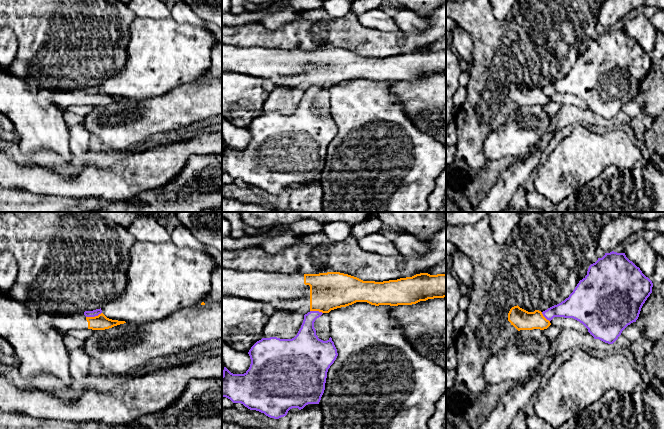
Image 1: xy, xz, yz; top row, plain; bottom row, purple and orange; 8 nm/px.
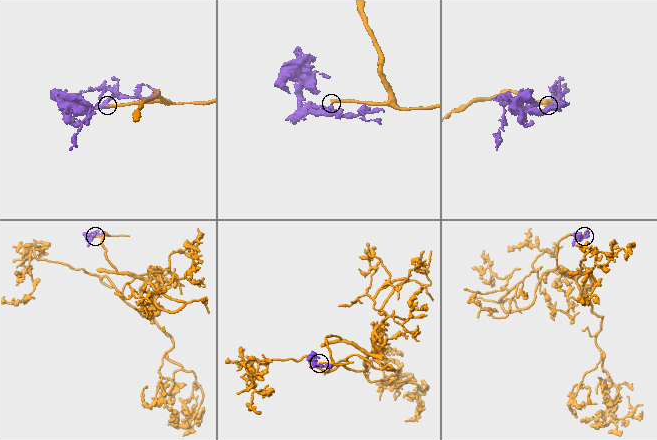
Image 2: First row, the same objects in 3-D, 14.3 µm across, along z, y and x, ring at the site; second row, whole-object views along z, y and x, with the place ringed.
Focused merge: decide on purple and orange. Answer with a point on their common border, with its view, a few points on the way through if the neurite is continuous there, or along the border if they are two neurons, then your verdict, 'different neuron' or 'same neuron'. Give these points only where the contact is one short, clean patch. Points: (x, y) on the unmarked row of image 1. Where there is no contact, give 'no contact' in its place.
xy (93, 92) | along xy (101, 88), (97, 91), (86, 93) | different neuron

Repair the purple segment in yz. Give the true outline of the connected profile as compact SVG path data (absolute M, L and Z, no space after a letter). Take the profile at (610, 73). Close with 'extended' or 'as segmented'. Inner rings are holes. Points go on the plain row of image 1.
M612 27L589 42L587 51L568 74L542 90L549 97L554 93L573 94L582 99L594 115L613 120L628 101L636 98L643 80L652 69L652 63L652 57L625 29Z; as segmented

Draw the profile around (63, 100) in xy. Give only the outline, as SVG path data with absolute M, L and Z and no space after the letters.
M84 89L52 93L54 105L61 110L80 105L105 106L124 99L126 98L109 95L103 89L95 93L86 93Z

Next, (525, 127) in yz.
M540 105L518 107L484 140L487 161L527 155L531 147L541 141L551 121Z

